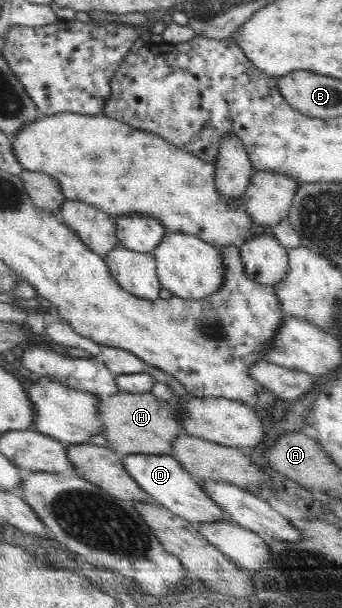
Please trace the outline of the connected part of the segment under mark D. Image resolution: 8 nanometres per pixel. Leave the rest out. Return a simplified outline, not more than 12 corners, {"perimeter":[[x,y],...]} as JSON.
{"perimeter":[[170,453],[121,459],[129,475],[192,523],[231,522]]}

